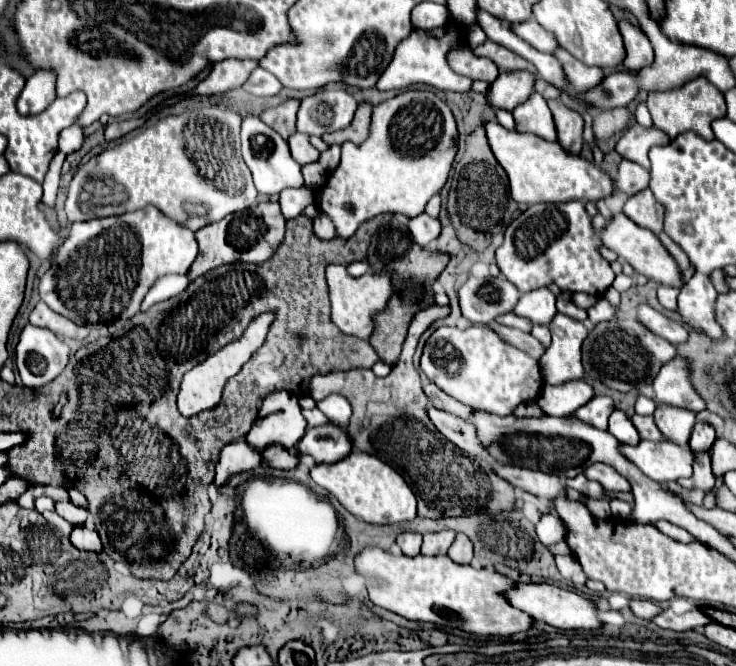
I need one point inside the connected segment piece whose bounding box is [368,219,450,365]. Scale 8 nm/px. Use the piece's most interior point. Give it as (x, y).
(413, 269)

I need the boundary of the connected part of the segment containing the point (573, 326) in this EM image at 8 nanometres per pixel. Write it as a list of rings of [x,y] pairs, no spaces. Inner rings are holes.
[[[556,315],[550,323],[552,345],[540,357],[542,377],[550,385],[562,385],[562,381],[580,379],[582,359],[580,347],[588,335],[588,329],[580,321],[572,321],[566,315]]]

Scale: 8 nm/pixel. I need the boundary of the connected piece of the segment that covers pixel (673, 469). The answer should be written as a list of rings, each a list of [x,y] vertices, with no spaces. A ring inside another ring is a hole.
[[[640,439],[638,445],[618,445],[618,451],[632,461],[646,477],[664,483],[690,477],[692,451],[672,441]]]

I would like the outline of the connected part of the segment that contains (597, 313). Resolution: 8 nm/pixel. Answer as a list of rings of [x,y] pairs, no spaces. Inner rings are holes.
[[[598,297],[598,301],[588,309],[588,317],[594,325],[600,321],[608,321],[614,315],[616,315],[616,307],[612,307],[604,297]]]

